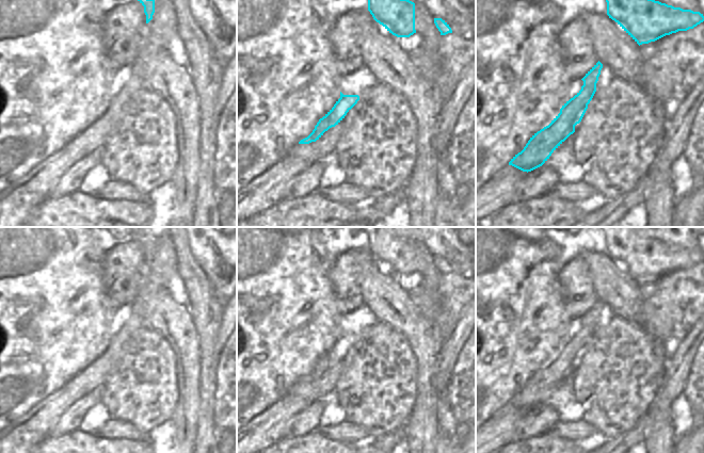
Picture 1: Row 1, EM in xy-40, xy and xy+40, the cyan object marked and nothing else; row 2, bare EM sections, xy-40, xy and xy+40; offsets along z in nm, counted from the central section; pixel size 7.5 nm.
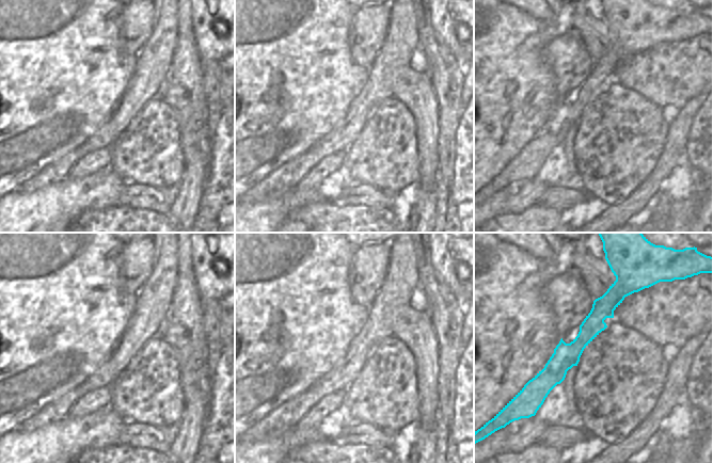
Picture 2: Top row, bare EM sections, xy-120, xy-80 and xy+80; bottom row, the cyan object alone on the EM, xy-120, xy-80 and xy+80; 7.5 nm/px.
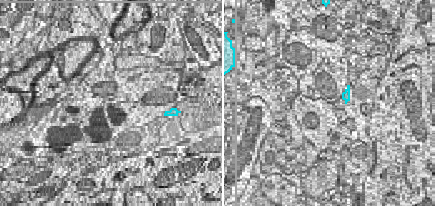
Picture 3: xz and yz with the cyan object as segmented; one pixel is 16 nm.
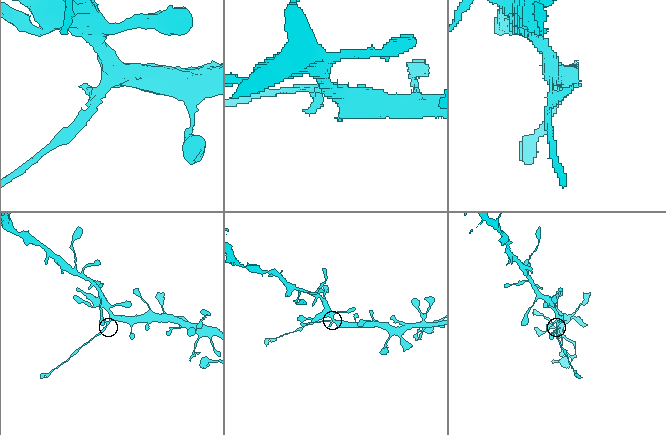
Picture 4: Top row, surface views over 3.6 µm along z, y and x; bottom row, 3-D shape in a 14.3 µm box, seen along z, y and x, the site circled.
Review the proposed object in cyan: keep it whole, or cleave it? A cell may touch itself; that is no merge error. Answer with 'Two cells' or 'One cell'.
Two cells.

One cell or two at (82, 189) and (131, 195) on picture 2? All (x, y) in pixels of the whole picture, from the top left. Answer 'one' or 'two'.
two

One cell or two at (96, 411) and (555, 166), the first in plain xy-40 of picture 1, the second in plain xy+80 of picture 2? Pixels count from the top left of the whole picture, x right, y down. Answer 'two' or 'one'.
one

